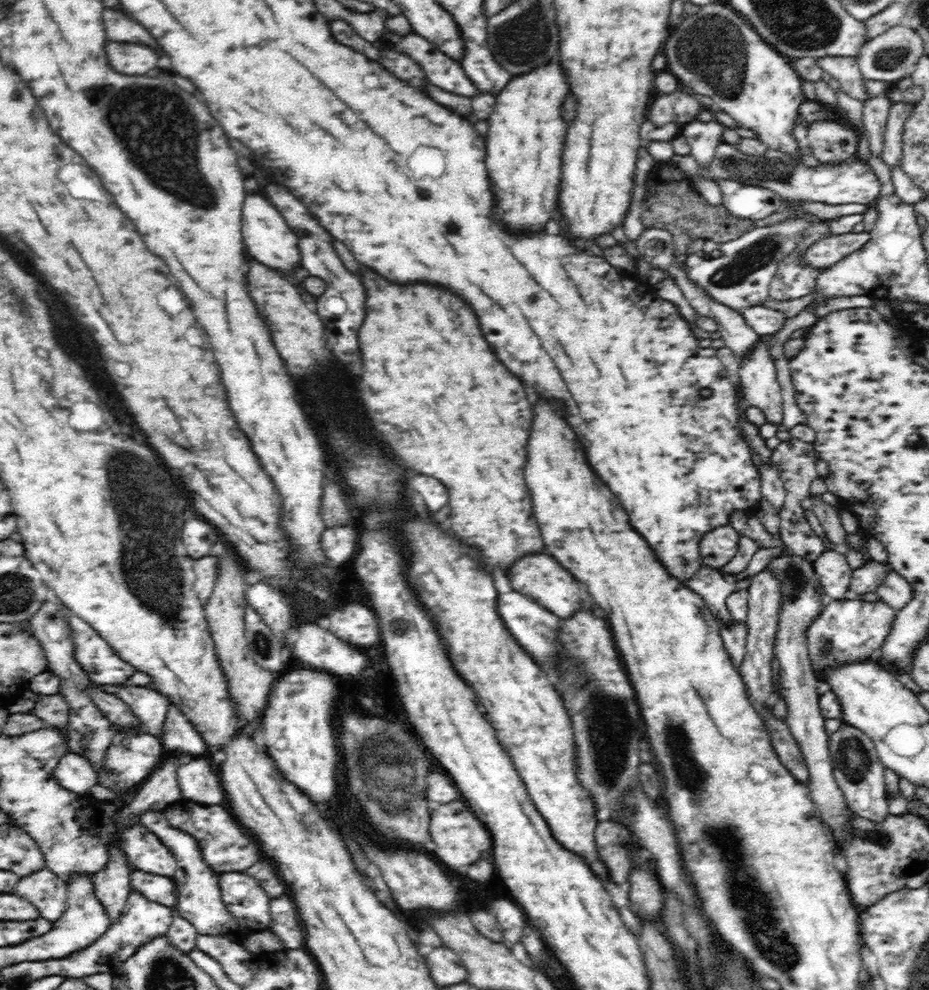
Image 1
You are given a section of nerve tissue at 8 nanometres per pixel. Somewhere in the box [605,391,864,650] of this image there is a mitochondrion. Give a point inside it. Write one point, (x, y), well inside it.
(796, 585)

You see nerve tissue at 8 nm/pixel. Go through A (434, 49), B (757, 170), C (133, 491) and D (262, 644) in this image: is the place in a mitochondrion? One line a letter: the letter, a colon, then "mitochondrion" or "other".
A: other
B: mitochondrion
C: mitochondrion
D: mitochondrion

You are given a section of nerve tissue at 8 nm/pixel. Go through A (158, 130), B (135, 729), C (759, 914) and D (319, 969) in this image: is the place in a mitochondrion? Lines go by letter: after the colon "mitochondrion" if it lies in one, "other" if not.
A: mitochondrion
B: other
C: mitochondrion
D: other

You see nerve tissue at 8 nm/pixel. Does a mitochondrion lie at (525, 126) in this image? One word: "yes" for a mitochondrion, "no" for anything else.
no

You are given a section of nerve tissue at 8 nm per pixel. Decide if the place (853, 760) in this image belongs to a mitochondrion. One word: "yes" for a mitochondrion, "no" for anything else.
yes

